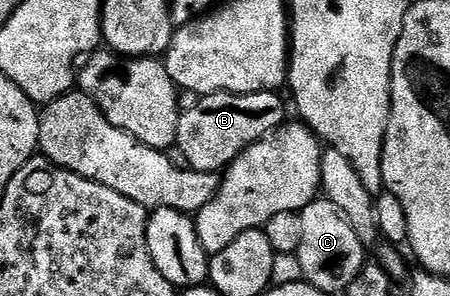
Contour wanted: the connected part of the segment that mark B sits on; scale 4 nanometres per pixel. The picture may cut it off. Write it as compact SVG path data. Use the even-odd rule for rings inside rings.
M261 90L255 94L215 92L199 97L196 108L181 111L176 136L180 152L188 159L189 169L205 174L218 174L277 126L287 121L286 106L281 93Z

